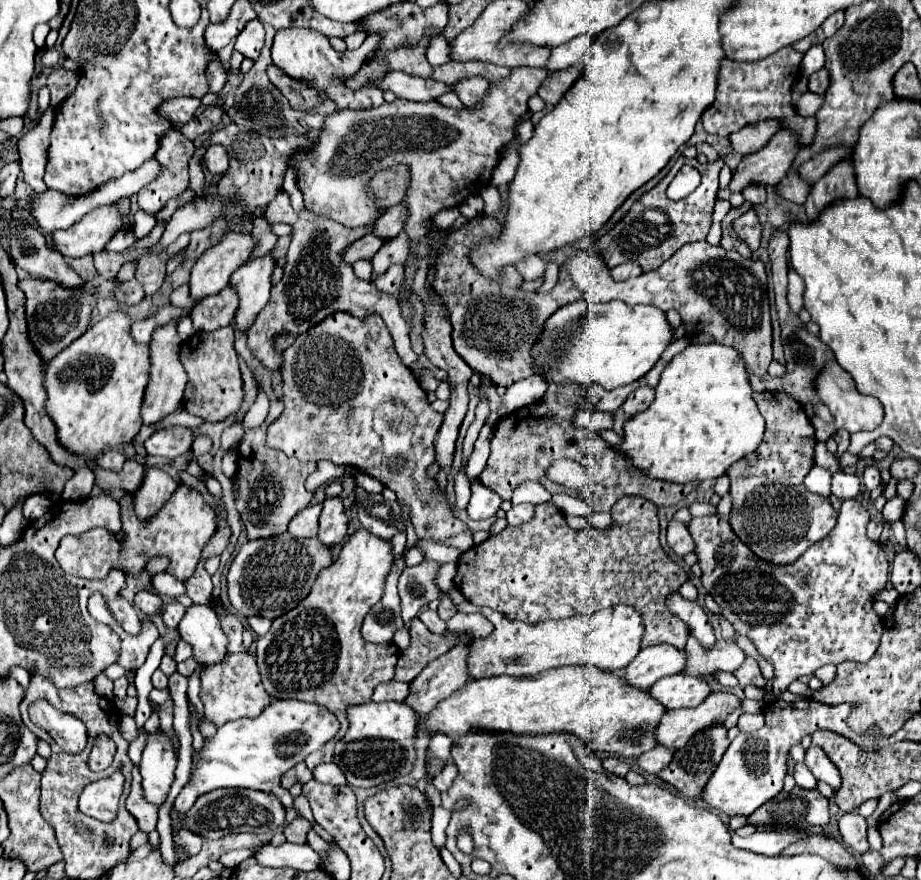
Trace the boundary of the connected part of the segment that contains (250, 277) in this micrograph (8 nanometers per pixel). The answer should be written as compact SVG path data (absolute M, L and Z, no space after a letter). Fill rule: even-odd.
M269 255L253 259L241 265L231 275L231 287L237 291L239 307L235 313L235 327L241 333L247 333L255 323L255 317L269 301L271 289L271 273L275 267L275 259Z

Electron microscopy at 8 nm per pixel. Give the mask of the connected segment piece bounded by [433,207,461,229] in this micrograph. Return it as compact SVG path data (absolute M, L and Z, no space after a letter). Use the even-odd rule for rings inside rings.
M455 207L455 209L443 209L443 211L439 211L439 213L433 217L433 223L435 223L439 229L443 229L443 225L449 227L459 215L461 215L461 213L459 213L457 207Z

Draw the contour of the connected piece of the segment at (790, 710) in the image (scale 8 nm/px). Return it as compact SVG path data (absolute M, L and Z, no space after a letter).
M813 699L787 703L775 703L769 709L765 707L765 725L753 733L739 733L731 745L727 747L721 763L709 777L707 785L703 787L701 799L721 813L735 817L735 815L751 815L759 809L767 799L773 799L783 789L783 779L787 775L787 757L791 745L799 743L803 735L811 735L817 729L837 731L839 735L857 741L859 735L847 725L849 713L853 705L843 703L835 707L827 707Z

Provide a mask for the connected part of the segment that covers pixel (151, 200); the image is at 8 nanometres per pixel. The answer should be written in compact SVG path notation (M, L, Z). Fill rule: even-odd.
M175 127L159 139L159 151L153 159L161 165L161 171L157 179L153 179L137 193L137 203L143 211L157 213L169 199L179 197L187 189L187 169L193 151L193 143Z

